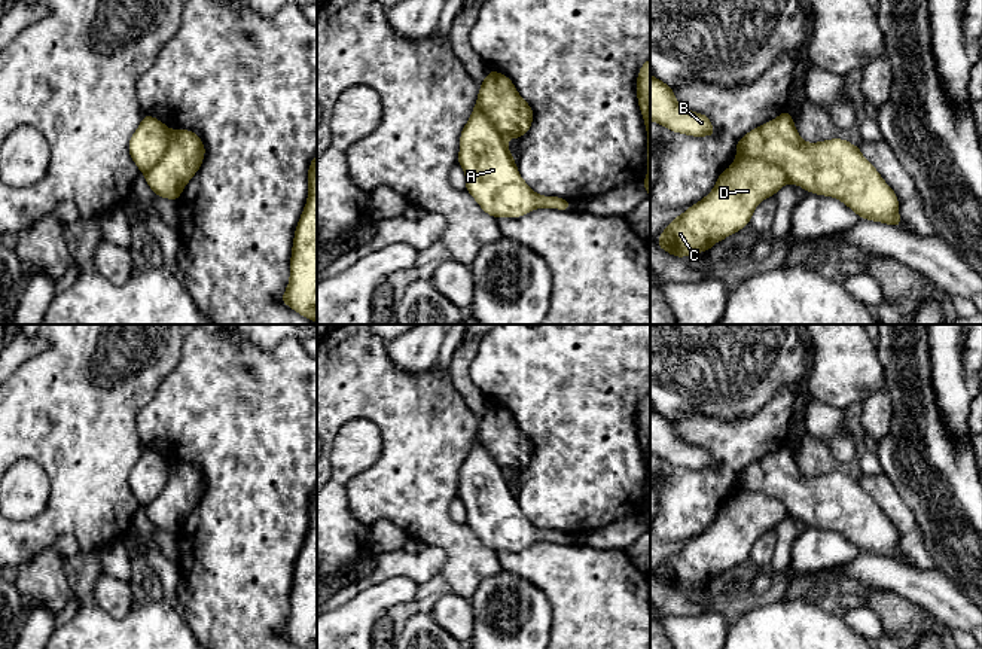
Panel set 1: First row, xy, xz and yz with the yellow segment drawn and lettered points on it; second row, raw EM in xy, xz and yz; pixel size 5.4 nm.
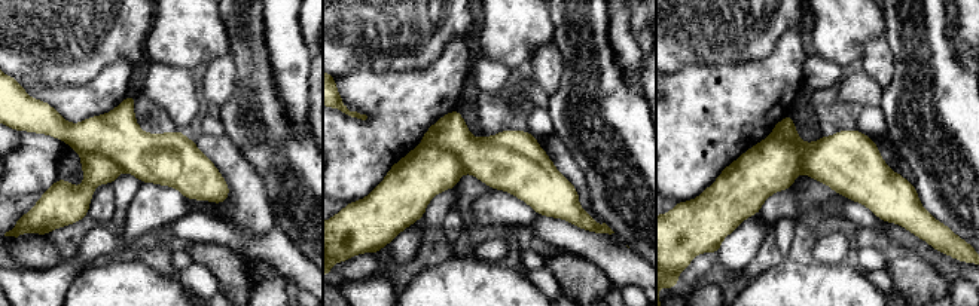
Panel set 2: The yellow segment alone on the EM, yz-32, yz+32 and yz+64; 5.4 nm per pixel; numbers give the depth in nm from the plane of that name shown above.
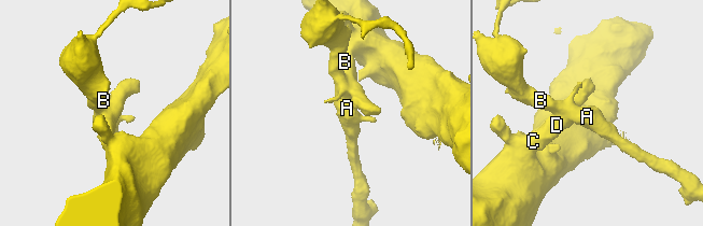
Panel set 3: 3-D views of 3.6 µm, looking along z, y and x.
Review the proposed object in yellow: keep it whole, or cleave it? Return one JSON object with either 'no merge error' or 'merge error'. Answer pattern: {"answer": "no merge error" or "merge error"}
{"answer": "merge error"}

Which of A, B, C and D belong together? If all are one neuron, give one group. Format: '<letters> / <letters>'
A B / C D

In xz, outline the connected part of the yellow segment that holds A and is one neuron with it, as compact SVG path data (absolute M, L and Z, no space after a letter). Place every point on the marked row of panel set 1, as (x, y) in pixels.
M476 103L460 134L458 165L479 207L495 219L521 217L536 208L570 211L570 199L539 195L524 182L506 140Z

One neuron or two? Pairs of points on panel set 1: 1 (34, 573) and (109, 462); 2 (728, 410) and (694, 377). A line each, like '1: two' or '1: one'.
1: two
2: one

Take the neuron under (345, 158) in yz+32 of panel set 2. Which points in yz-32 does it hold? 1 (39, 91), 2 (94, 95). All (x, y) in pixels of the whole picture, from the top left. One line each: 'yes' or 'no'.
1: yes
2: yes

